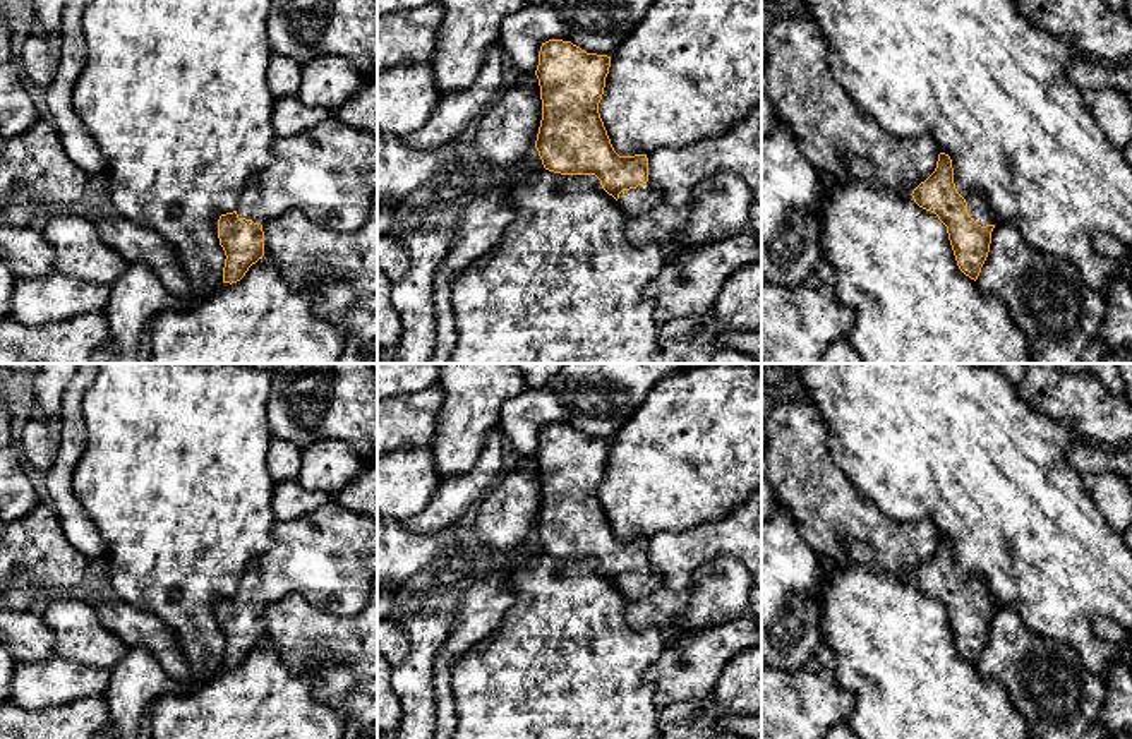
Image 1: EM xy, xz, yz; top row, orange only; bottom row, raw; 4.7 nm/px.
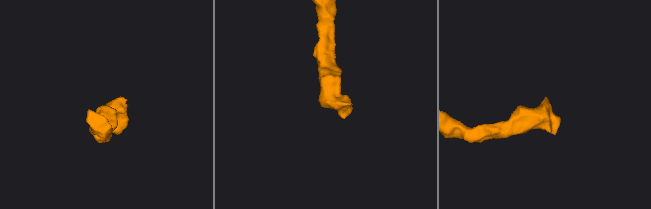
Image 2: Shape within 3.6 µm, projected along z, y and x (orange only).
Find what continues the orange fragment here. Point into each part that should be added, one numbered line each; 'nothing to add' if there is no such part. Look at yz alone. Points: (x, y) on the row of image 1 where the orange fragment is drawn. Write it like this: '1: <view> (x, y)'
1: yz (978, 210)

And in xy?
1: xy (330, 172)

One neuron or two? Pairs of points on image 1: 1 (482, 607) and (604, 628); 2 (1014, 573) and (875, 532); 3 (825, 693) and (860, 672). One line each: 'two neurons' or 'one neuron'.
1: two neurons
2: two neurons
3: two neurons

